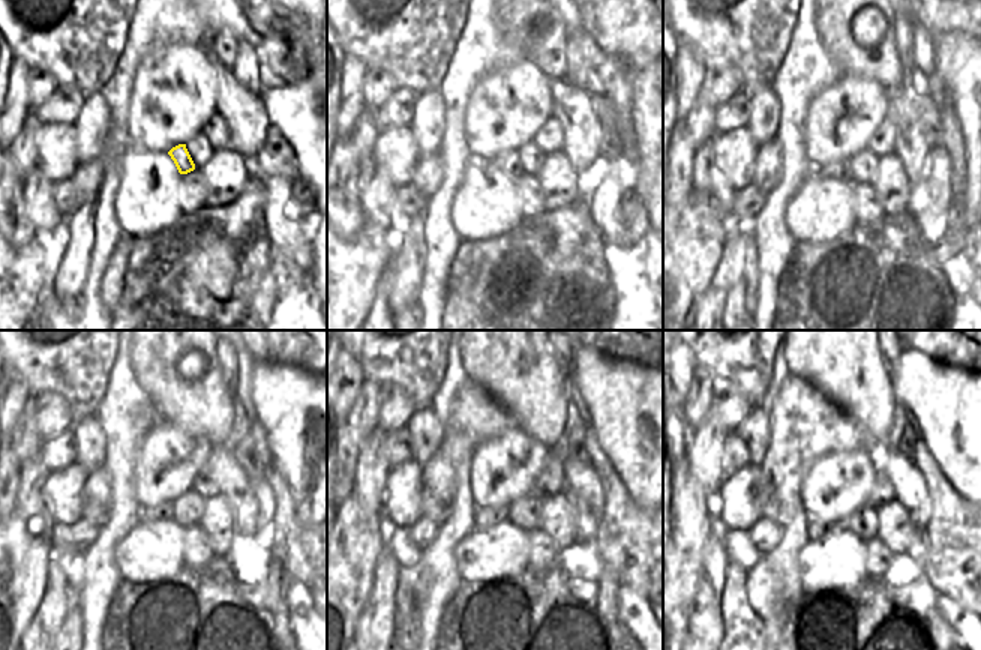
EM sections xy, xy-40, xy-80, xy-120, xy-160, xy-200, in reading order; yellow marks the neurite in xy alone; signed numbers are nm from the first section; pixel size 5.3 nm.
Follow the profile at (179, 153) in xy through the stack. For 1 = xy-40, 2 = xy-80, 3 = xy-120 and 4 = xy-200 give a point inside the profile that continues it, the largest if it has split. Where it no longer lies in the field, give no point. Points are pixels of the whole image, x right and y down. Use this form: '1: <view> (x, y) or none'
1: xy-40 (507, 162)
2: xy-80 (839, 170)
3: xy-120 (164, 511)
4: xy-200 (816, 530)

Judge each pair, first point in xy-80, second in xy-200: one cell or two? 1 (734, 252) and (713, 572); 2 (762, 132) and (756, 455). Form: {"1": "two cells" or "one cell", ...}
{"1": "one cell", "2": "one cell"}

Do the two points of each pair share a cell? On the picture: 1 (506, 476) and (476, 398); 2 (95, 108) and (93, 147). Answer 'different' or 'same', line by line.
1: different
2: same

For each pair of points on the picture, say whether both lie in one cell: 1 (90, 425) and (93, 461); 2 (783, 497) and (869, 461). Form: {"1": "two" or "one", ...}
{"1": "one", "2": "two"}

